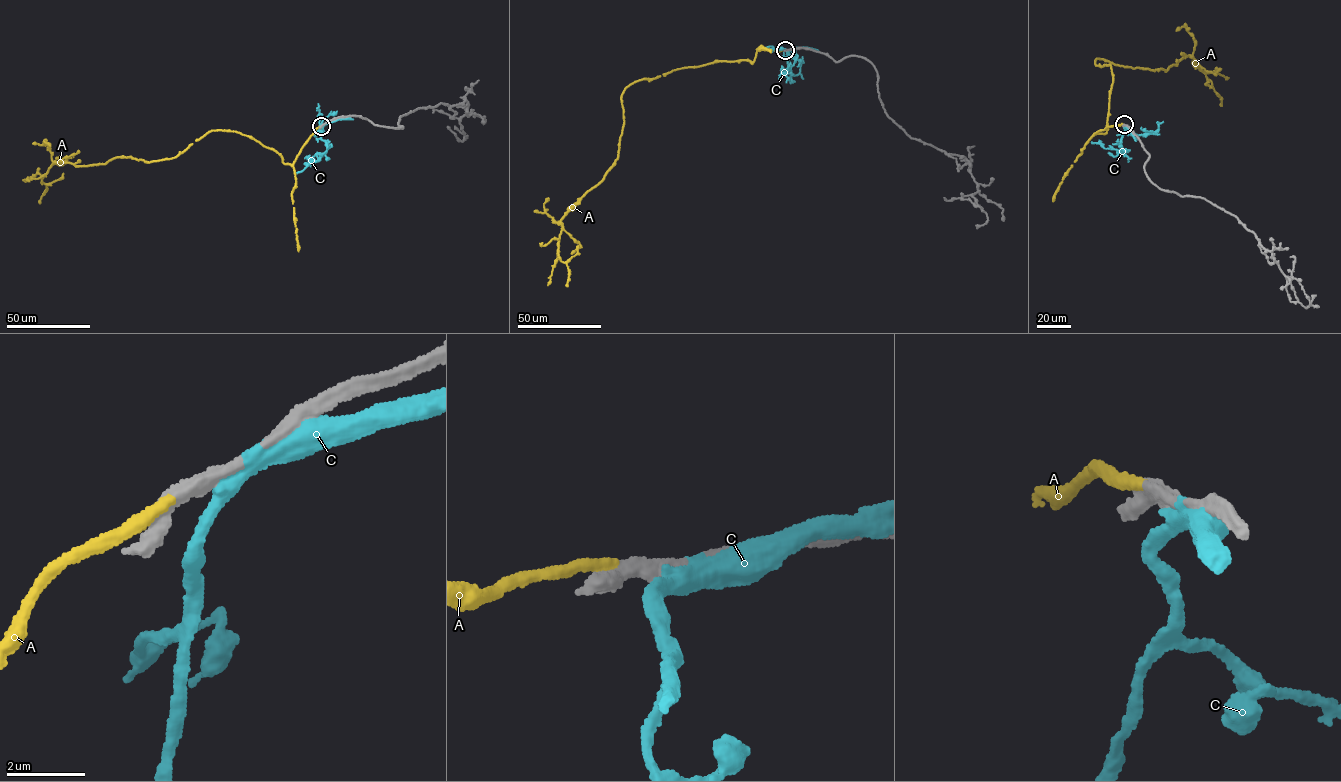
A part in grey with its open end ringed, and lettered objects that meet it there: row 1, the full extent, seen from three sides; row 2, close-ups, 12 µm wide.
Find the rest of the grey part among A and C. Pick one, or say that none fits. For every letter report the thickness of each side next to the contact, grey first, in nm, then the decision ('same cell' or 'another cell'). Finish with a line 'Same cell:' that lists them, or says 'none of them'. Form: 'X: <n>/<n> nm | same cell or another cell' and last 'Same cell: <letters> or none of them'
A: 440/320 nm | same cell
C: 320/480 nm | another cell
Same cell: A

